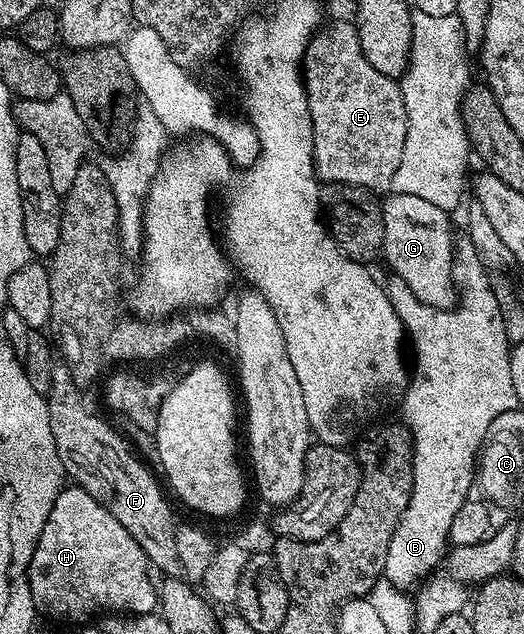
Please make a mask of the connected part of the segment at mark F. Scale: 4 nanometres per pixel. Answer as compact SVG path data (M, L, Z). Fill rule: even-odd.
M56 363L53 367L53 387L45 395L49 411L49 427L53 431L53 443L57 443L57 455L63 464L63 472L71 477L78 488L83 489L97 503L106 505L107 510L137 539L145 551L148 562L160 574L168 577L180 576L177 559L177 521L171 518L167 506L168 494L164 486L155 482L155 477L127 450L119 433L107 421L87 410L80 386L73 383L66 364ZM163 489L164 493L163 494ZM159 568L159 569L158 569Z

